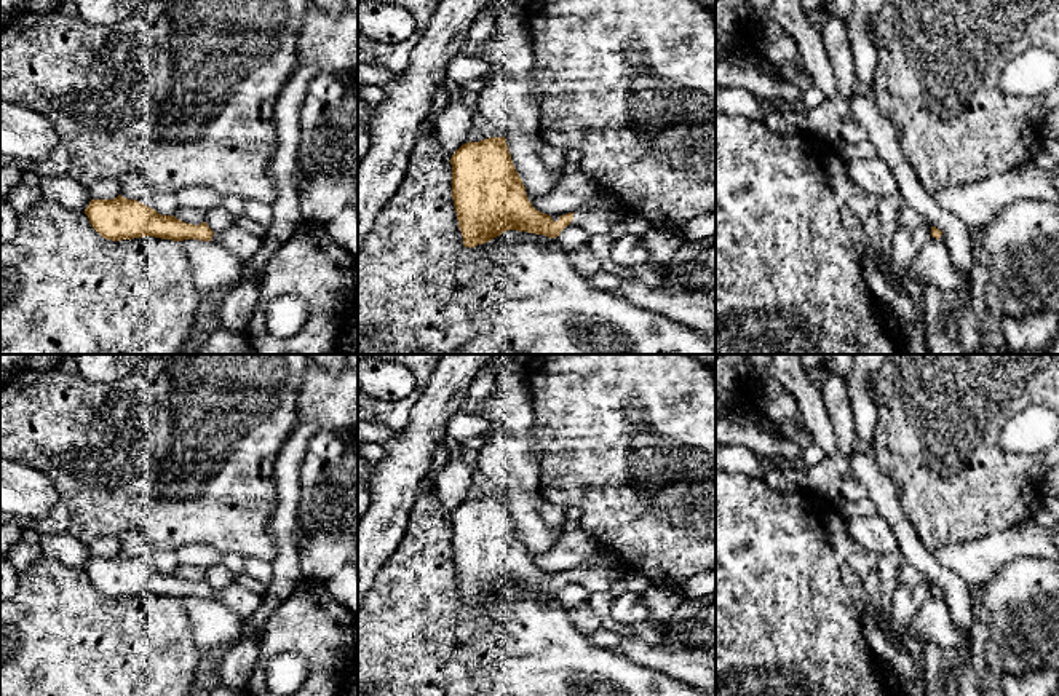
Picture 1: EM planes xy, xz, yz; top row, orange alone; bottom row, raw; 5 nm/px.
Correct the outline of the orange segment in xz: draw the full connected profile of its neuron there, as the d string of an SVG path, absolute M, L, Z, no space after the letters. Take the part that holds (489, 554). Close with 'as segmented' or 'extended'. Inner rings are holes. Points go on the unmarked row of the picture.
M503 493L463 501L450 522L452 556L465 605L484 602L508 587L557 595L567 583L580 583L589 594L604 592L623 575L597 557L569 571L537 568Z; extended

